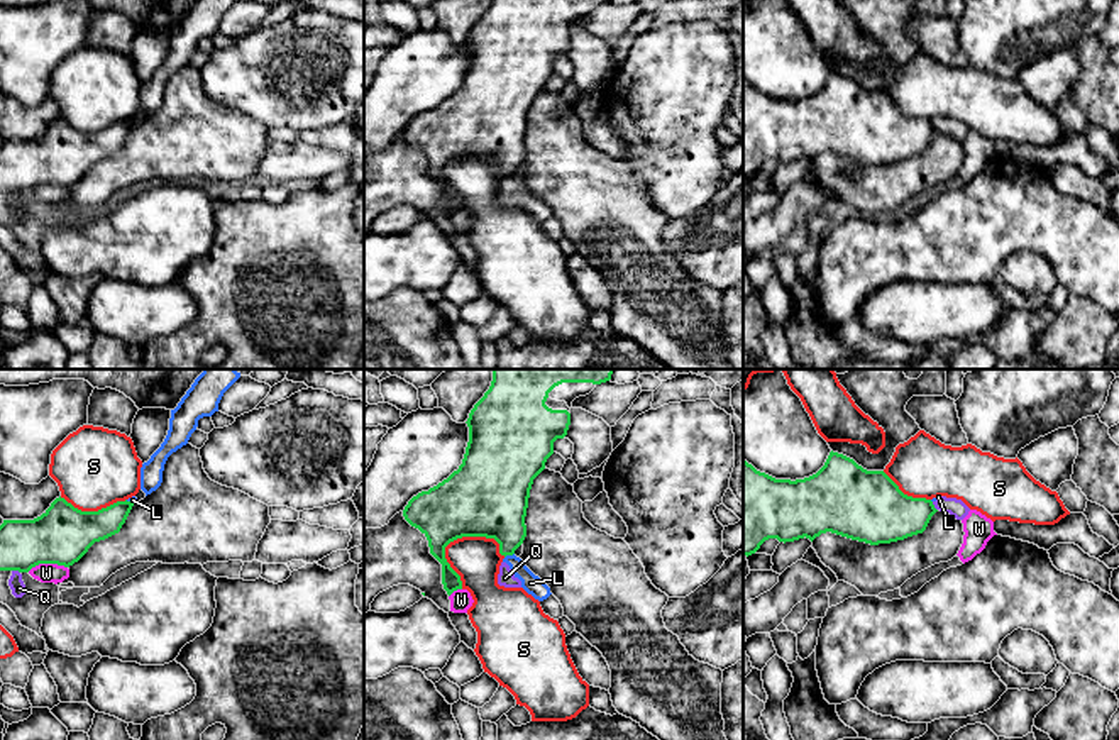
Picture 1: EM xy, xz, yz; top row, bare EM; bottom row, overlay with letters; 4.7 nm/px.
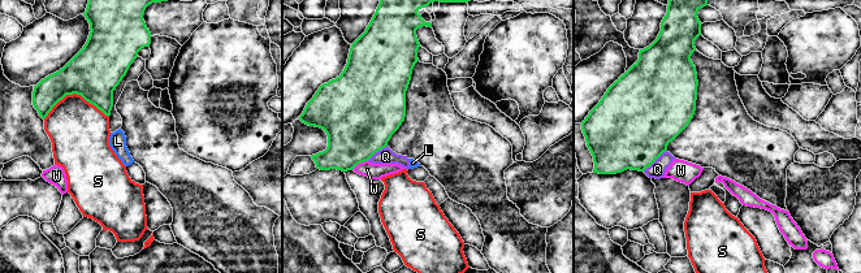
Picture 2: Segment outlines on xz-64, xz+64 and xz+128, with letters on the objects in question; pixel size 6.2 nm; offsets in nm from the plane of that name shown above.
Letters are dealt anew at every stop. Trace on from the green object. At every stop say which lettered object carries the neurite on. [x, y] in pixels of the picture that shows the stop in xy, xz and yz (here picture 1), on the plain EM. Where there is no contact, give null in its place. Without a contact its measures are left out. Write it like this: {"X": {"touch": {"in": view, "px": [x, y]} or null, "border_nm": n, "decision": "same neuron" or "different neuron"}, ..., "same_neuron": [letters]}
{"L": {"touch": {"in": "xz", "px": [508, 175]}, "border_nm": 50, "decision": "different neuron"}, "Q": {"touch": {"in": "yz", "px": [933, 127]}, "border_nm": 50, "decision": "different neuron"}, "S": {"touch": {"in": "xz", "px": [449, 163]}, "border_nm": 300, "decision": "different neuron"}, "W": {"touch": {"in": "xy", "px": [46, 183]}, "border_nm": 190, "decision": "different neuron"}, "same_neuron": []}

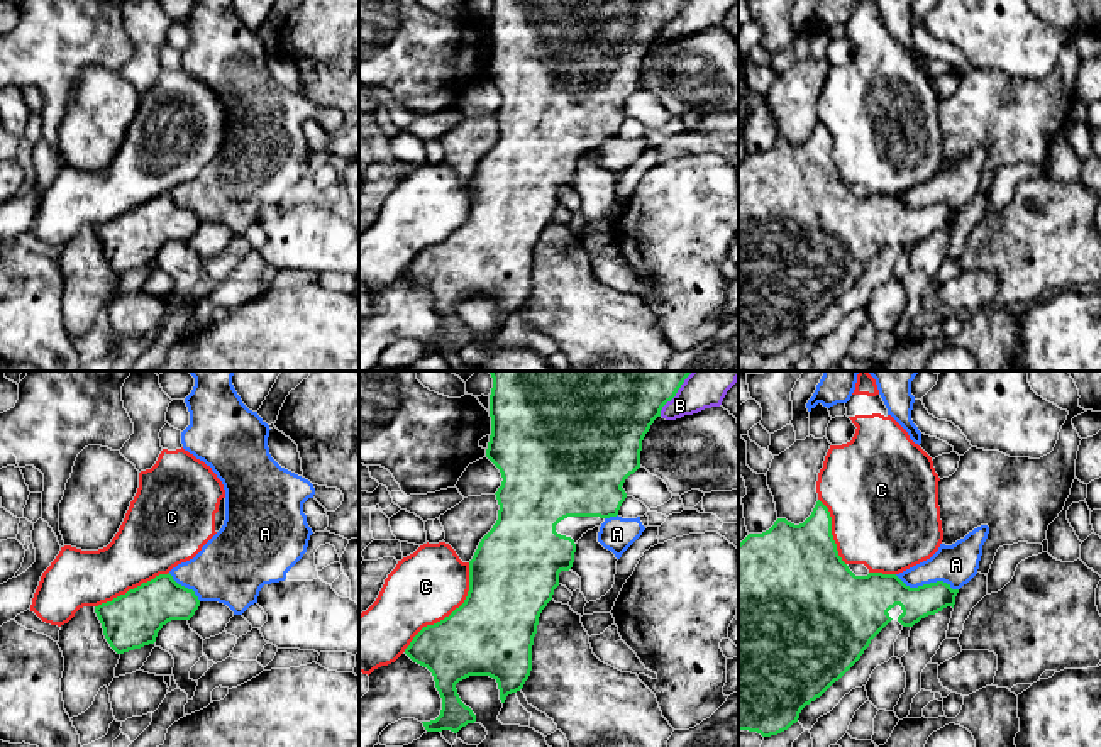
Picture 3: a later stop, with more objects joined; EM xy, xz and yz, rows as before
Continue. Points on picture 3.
{"A": {"touch": {"in": "yz", "px": [927, 205]}, "border_nm": 320, "decision": "different neuron"}, "B": {"touch": {"in": "xz", "px": [671, 19]}, "border_nm": 220, "decision": "different neuron"}, "C": {"touch": {"in": "xz", "px": [453, 232]}, "border_nm": 550, "decision": "different neuron"}, "same_neuron": []}

